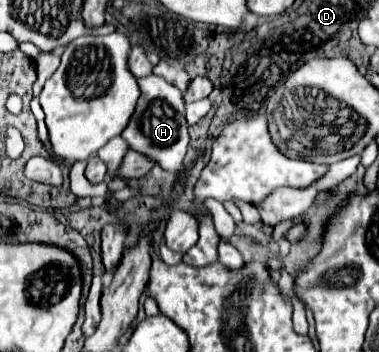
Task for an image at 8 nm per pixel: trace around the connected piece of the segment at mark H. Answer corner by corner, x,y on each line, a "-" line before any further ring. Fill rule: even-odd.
156,75
138,79
138,87
140,87
140,99
136,103
136,111
132,113
128,127
122,131
122,137
130,149
148,155
148,159
152,159
164,171
180,173
184,167
182,159
186,155
188,145
188,123
184,119
182,91
178,91
168,81

